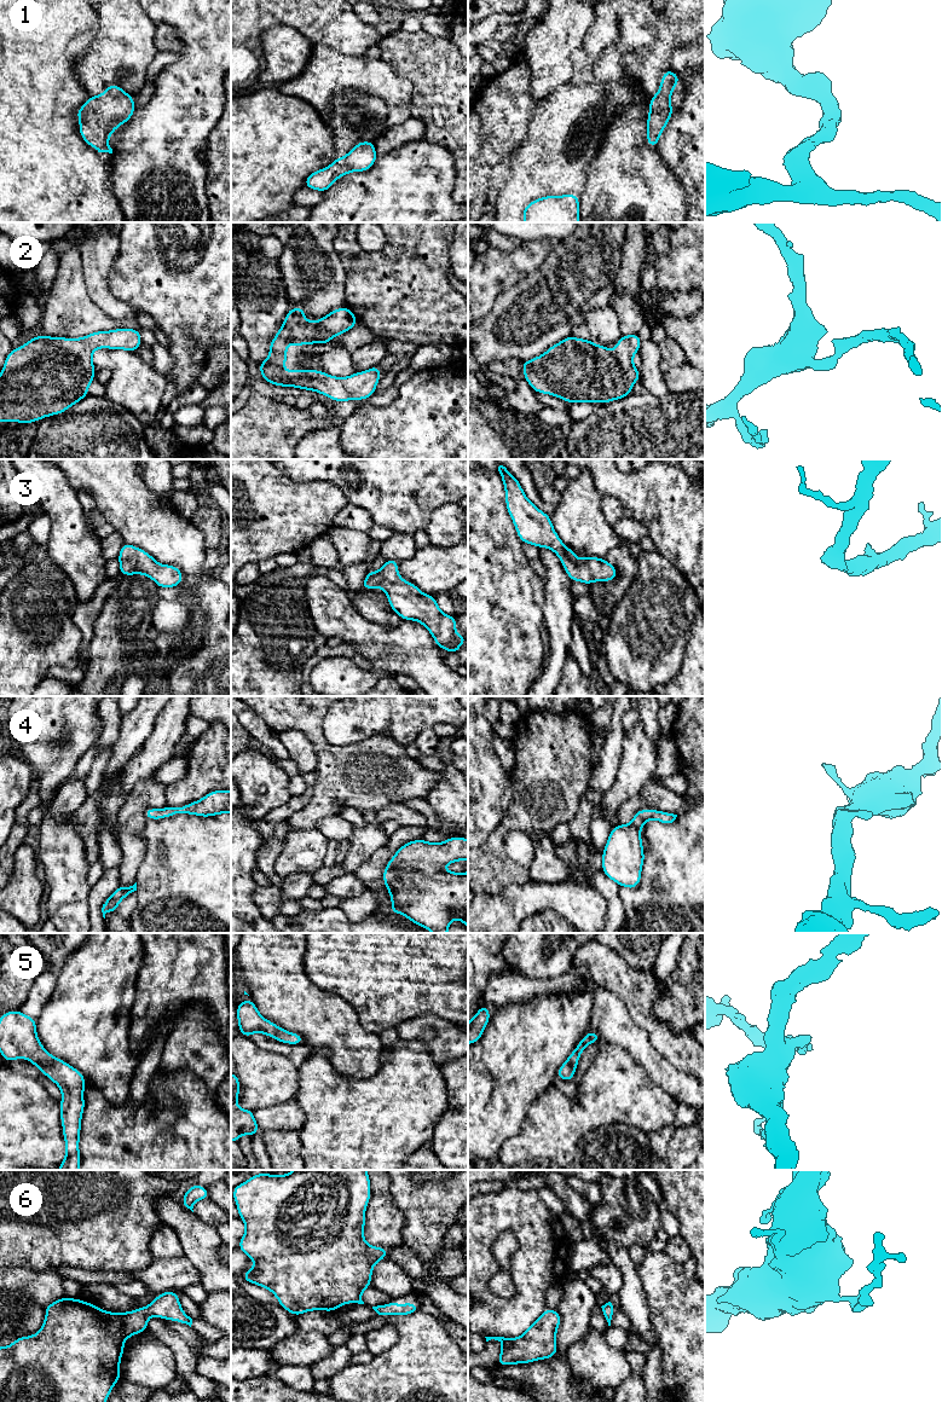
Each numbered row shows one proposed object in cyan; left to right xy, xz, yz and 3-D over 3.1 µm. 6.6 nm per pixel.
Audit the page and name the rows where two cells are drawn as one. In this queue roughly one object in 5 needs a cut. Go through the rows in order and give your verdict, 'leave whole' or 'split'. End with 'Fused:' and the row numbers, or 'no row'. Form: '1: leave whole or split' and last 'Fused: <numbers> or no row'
1: leave whole
2: leave whole
3: leave whole
4: leave whole
5: leave whole
6: leave whole
Fused: no row

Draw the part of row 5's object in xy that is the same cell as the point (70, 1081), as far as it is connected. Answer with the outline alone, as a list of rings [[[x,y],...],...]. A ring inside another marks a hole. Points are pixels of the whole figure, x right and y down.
[[[21,1010],[6,1012],[0,1016],[0,1053],[7,1062],[18,1058],[33,1062],[60,1088],[60,1120],[65,1140],[65,1158],[58,1170],[79,1170],[81,1164],[79,1142],[86,1085],[82,1073],[54,1058],[42,1047],[36,1035],[36,1020]]]

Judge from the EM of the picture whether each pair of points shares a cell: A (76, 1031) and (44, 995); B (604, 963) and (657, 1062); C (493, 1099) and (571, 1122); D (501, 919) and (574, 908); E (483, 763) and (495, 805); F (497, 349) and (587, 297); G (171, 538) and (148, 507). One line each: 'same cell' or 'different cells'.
A: different cells
B: different cells
C: different cells
D: same cell
E: same cell
F: same cell
G: same cell

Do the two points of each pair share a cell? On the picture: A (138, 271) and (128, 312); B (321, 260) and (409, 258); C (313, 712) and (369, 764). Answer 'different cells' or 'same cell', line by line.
A: different cells
B: different cells
C: same cell

